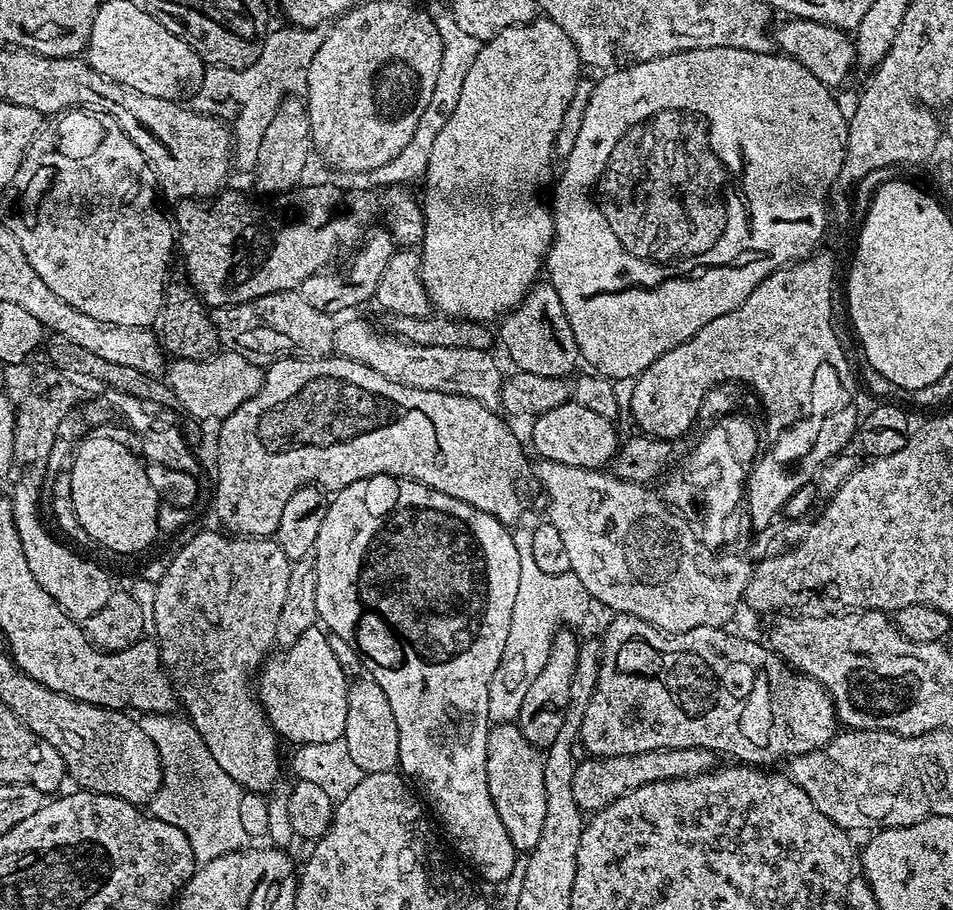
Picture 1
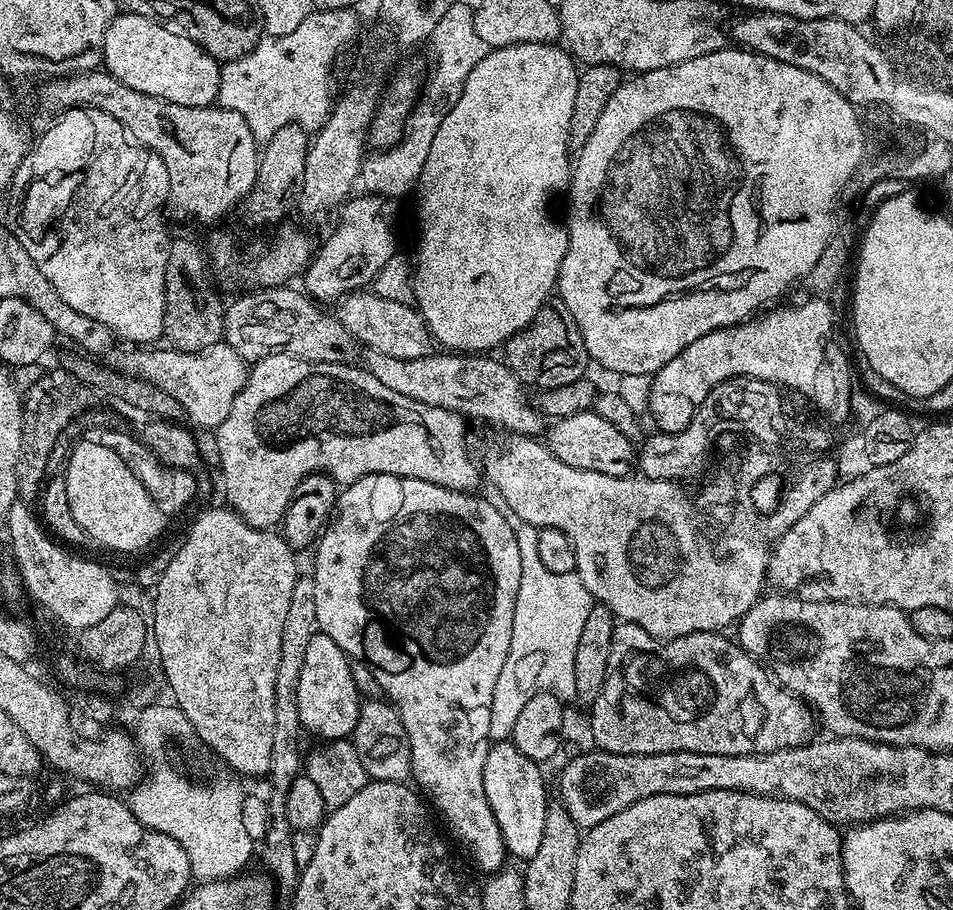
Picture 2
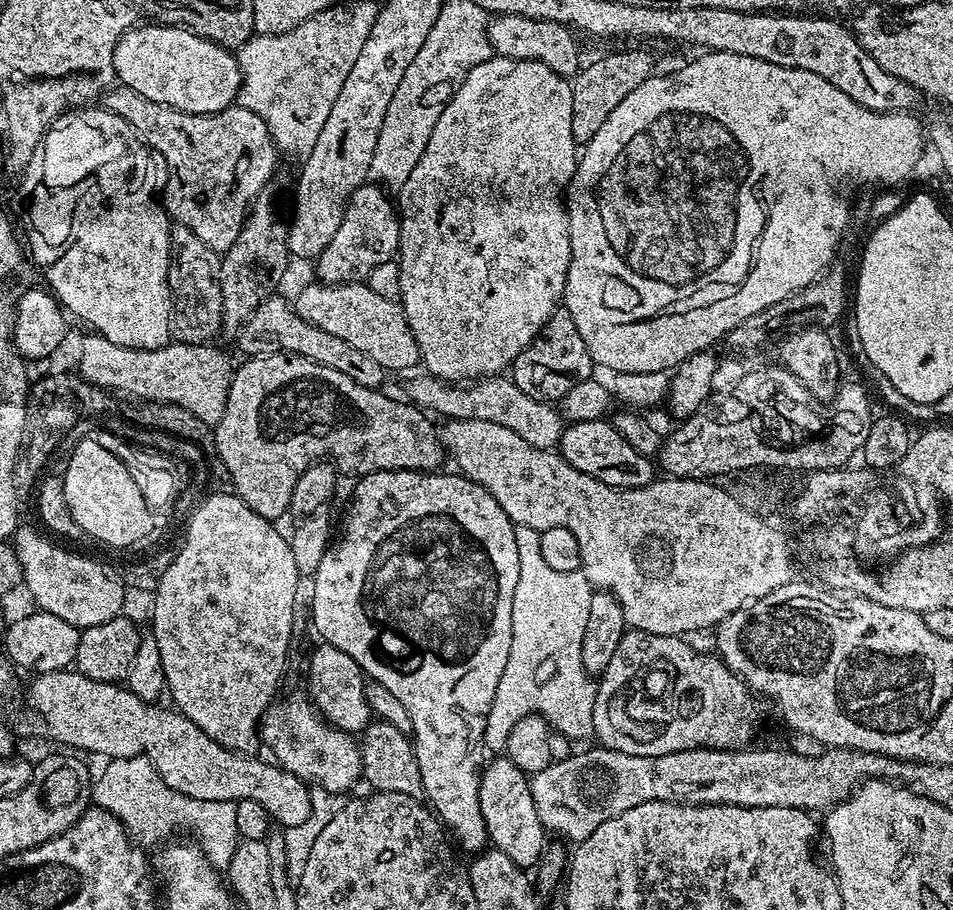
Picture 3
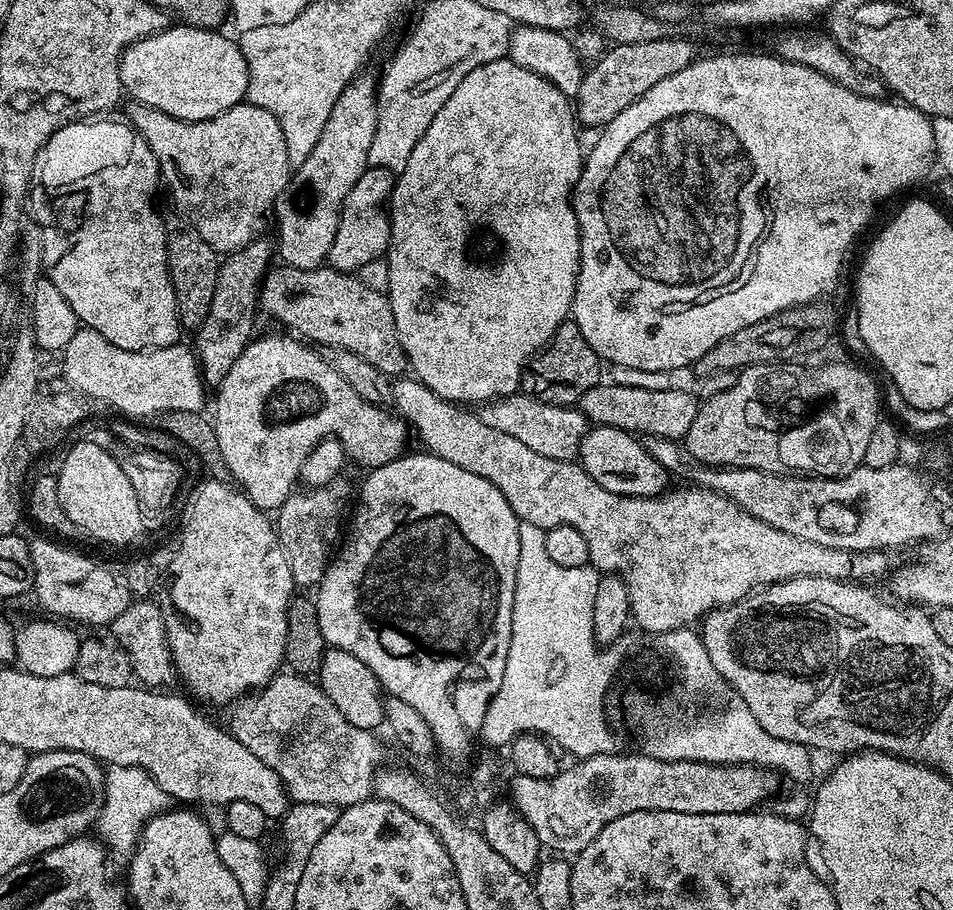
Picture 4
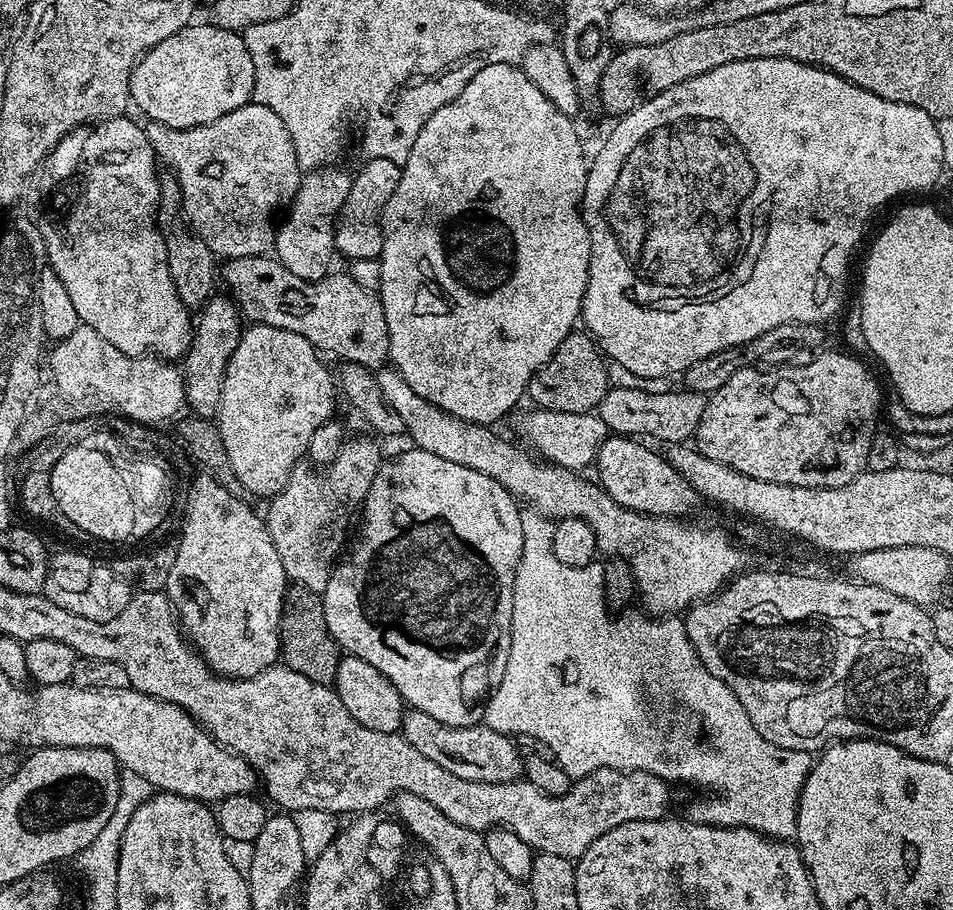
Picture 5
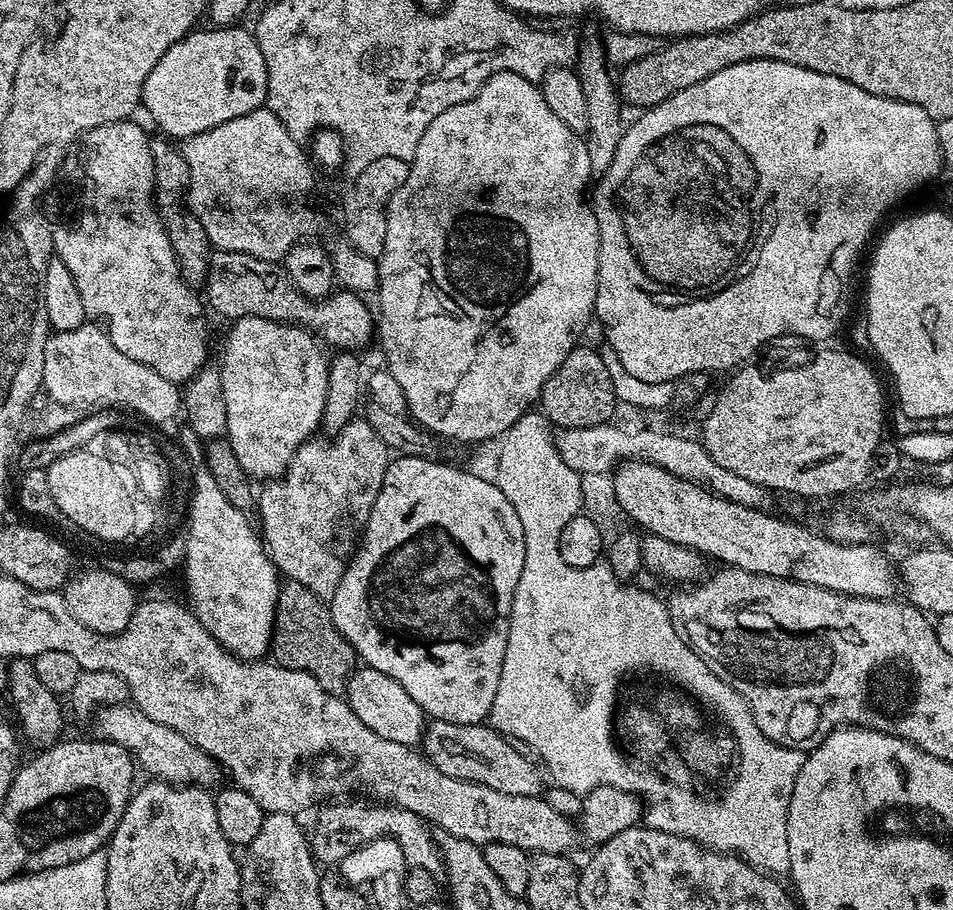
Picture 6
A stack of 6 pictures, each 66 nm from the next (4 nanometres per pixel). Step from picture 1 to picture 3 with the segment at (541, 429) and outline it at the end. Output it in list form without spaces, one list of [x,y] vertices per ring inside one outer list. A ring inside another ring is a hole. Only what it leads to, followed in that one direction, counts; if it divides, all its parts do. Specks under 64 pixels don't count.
[[[604,418],[569,423],[560,436],[558,452],[570,466],[574,466],[574,470],[582,470],[582,474],[590,474],[612,488],[641,488],[654,479],[653,461],[638,455],[634,446],[630,446],[630,442],[626,442],[616,427]]]

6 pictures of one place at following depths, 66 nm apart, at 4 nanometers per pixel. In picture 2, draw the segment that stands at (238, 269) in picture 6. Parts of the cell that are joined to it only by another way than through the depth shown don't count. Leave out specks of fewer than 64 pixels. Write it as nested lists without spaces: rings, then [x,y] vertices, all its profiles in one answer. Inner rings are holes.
[[[371,290],[351,292],[339,301],[338,319],[353,340],[365,349],[382,354],[390,354],[390,358],[413,360],[429,355],[433,351],[434,341],[428,332],[426,322],[411,303],[390,302],[390,298],[378,298],[378,294]]]

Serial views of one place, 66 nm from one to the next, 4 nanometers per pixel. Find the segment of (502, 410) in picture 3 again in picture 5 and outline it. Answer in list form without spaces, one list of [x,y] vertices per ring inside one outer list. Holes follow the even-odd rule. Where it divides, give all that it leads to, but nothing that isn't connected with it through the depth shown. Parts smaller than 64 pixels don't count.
[[[533,407],[531,411],[522,413],[516,420],[516,432],[525,440],[525,445],[537,448],[534,450],[547,463],[569,468],[572,472],[583,473],[584,468],[591,469],[595,465],[598,450],[610,435],[609,428],[595,411],[570,414],[537,407]]]

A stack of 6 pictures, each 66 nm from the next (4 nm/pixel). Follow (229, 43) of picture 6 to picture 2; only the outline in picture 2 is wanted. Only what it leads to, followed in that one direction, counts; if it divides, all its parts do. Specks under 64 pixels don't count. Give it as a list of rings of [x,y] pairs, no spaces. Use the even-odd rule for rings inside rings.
[[[124,10],[112,19],[104,34],[103,67],[114,78],[126,82],[130,90],[138,90],[142,94],[150,94],[159,100],[165,100],[178,106],[206,108],[217,103],[220,95],[221,61],[214,59],[206,50],[202,50],[190,38],[182,38],[182,34],[174,34],[166,30],[156,20],[139,16]]]

